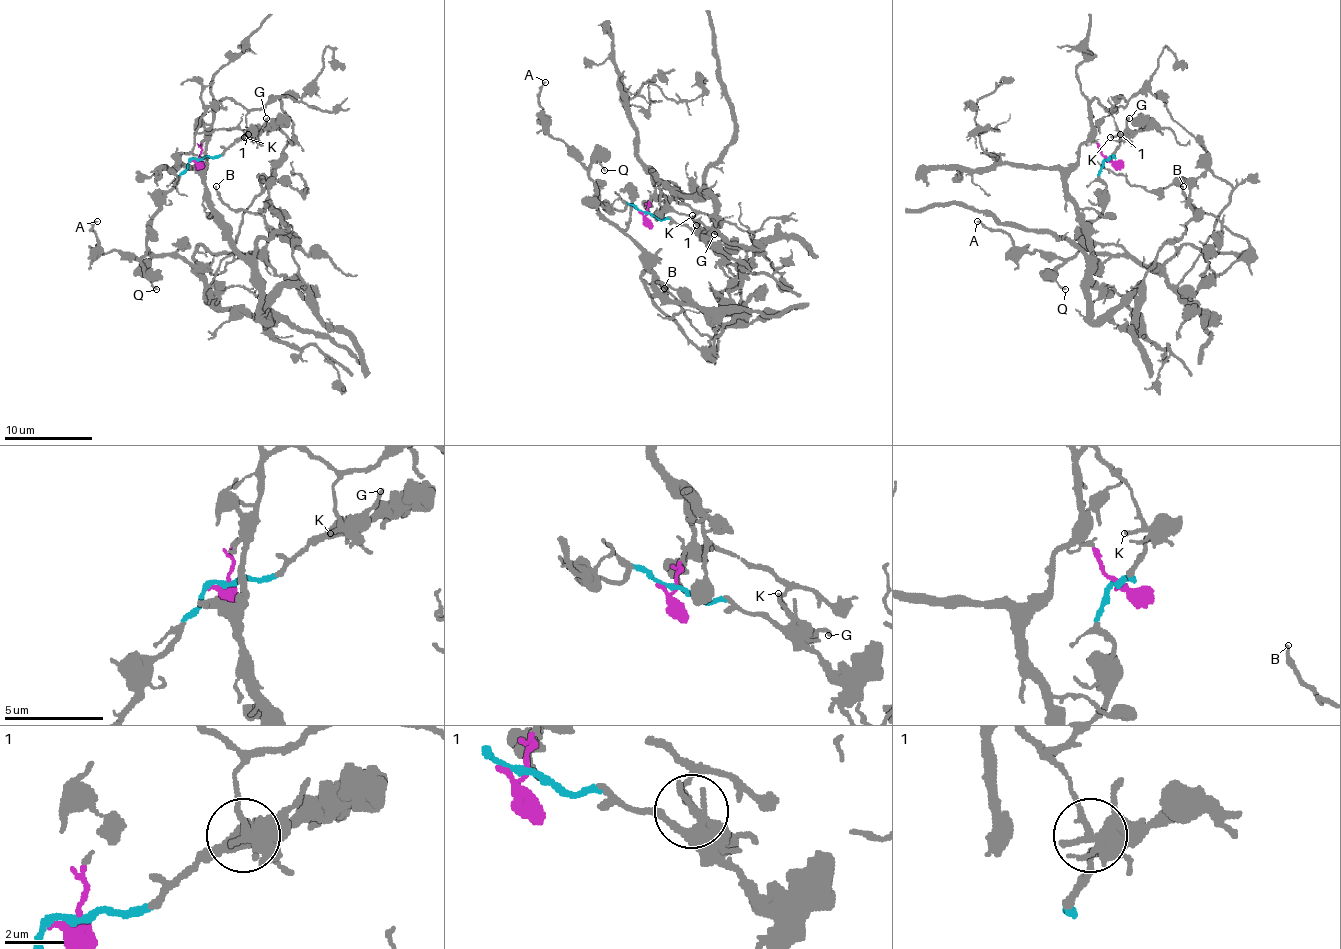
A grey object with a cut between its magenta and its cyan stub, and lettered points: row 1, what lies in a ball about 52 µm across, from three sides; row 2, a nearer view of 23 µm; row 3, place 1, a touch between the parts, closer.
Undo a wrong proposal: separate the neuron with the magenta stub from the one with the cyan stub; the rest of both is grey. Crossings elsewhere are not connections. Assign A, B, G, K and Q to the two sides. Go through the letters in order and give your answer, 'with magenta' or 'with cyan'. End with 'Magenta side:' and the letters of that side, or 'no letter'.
A: with cyan
B: with cyan
G: with cyan
K: with cyan
Q: with cyan
Magenta side: no letter

